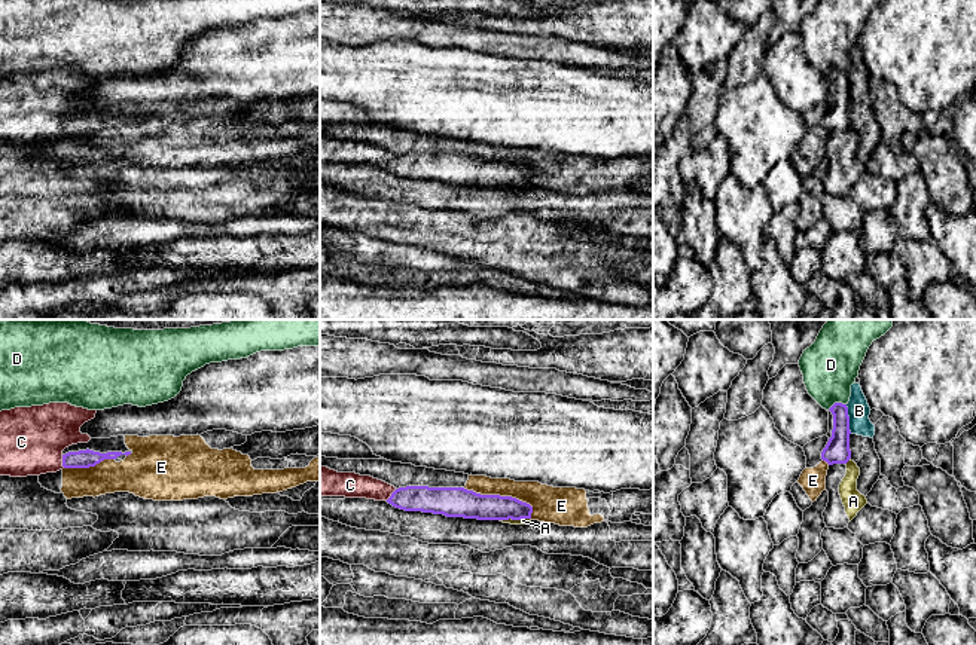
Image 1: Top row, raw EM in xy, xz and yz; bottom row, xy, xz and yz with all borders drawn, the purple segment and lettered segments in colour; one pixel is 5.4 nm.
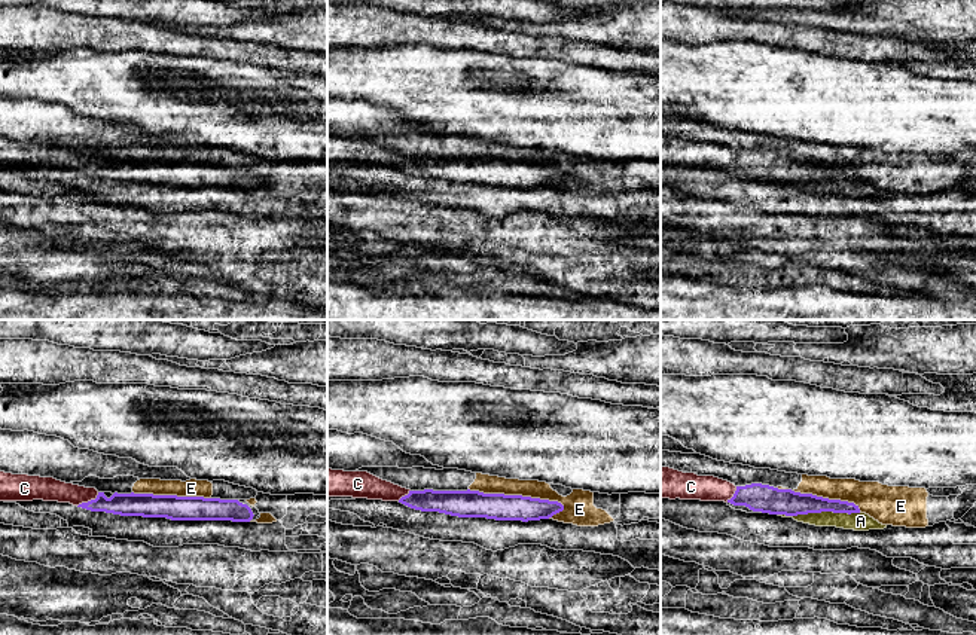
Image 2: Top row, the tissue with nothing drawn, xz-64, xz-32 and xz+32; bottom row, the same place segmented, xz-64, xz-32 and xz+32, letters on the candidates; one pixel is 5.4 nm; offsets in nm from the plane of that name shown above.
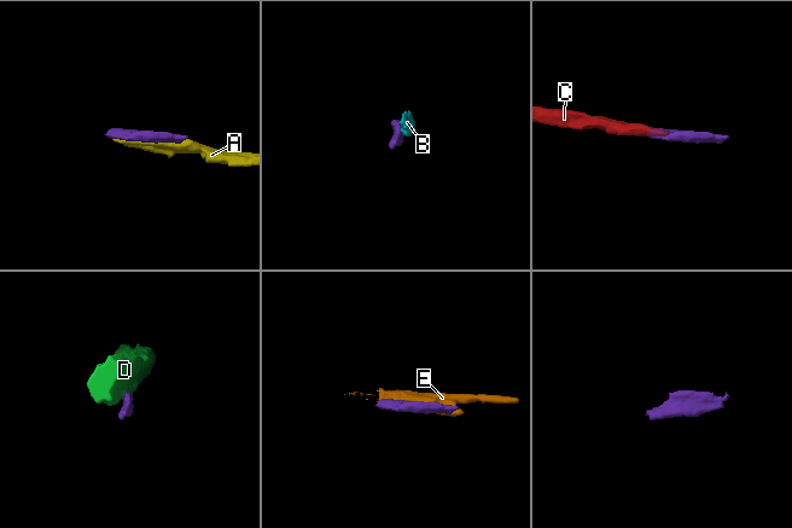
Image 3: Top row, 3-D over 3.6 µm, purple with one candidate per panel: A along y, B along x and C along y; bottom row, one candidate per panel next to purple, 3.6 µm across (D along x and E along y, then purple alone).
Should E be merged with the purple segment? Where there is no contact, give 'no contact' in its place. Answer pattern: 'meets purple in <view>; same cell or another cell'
meets purple in xz; another cell

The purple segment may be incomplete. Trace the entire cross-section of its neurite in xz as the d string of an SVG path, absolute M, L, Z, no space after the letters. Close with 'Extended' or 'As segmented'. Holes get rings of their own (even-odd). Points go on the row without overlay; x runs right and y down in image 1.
M320 134L320 163L387 168L405 178L478 187L531 186L533 174L512 163L481 162L464 155L394 153L356 140Z. Extended

